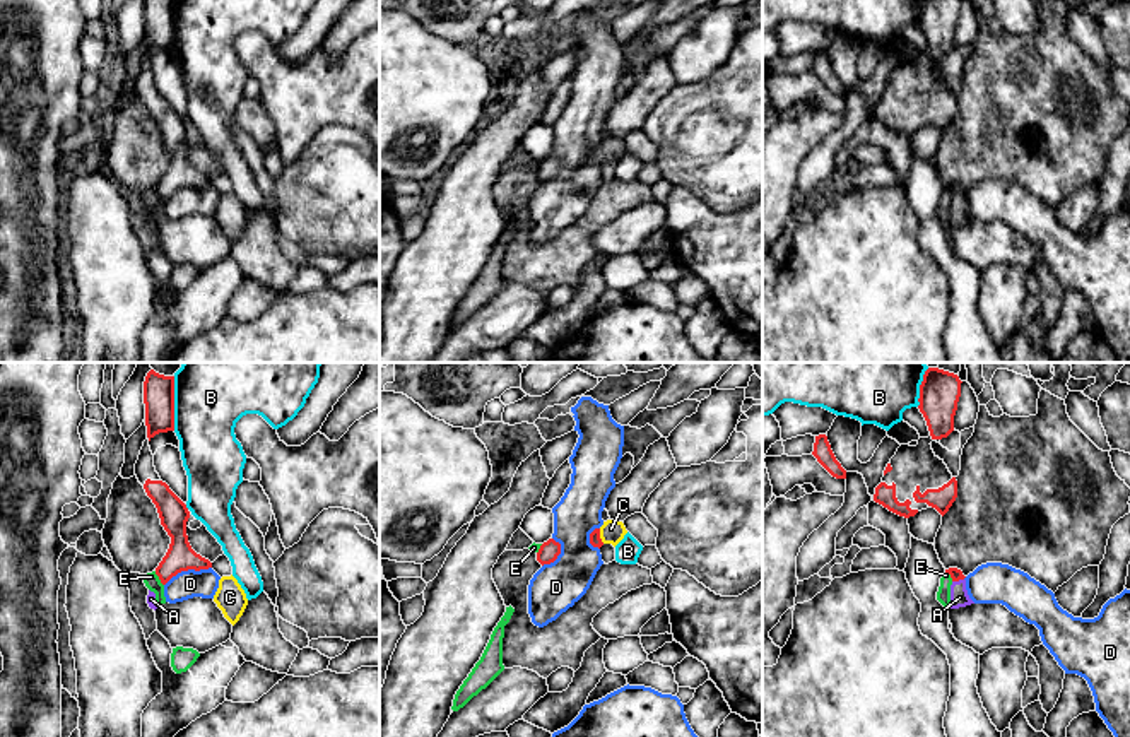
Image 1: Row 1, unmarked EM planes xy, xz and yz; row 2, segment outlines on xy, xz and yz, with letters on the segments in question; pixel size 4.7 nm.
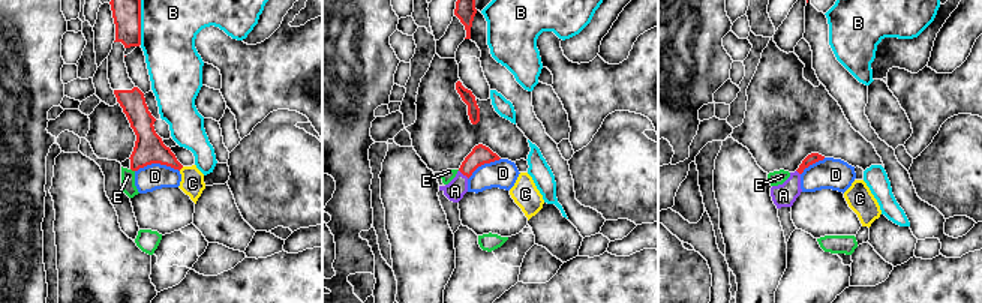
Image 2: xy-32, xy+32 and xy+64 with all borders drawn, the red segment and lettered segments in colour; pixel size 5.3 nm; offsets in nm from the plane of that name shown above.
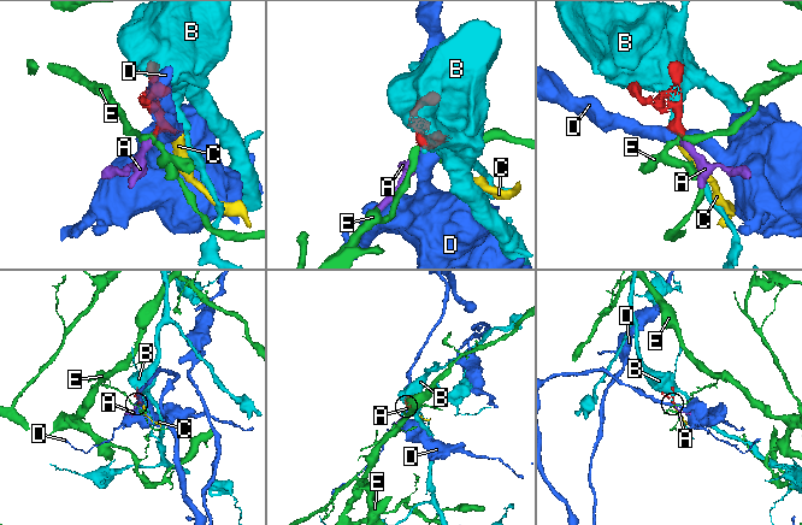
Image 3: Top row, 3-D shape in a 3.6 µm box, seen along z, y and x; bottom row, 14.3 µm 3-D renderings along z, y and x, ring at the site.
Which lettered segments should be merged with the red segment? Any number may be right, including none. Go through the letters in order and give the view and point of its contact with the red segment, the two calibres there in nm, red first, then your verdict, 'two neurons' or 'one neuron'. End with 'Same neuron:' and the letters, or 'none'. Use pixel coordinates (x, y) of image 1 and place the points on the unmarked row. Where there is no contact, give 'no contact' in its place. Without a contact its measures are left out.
A: contact yz (958, 197); calibres 60 and 90 nm; one neuron
B: contact xy (173, 24); calibres 140 and 300 nm; two neurons
C: contact xz (599, 153); calibres 60 and 110 nm; one neuron
D: contact xy (187, 187); calibres 140 and 130 nm; two neurons
E: contact xy (159, 195); calibres 140 and 70 nm; two neurons
Same neuron: A, C

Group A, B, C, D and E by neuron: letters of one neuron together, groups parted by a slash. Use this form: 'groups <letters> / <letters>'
groups A C / B / D / E

